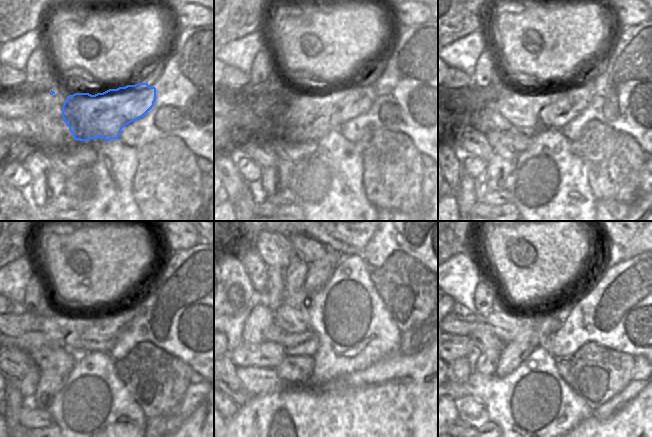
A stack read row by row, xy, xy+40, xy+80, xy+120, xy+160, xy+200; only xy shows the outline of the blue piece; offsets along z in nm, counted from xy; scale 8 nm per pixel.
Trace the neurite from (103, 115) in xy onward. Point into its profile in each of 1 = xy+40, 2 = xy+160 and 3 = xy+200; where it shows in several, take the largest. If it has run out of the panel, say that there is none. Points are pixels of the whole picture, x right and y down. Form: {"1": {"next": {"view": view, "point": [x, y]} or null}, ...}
{"1": {"next": {"view": "xy+40", "point": [313, 115]}}, "2": {"next": {"view": "xy+160", "point": [306, 332]}}, "3": {"next": {"view": "xy+200", "point": [509, 327]}}}

